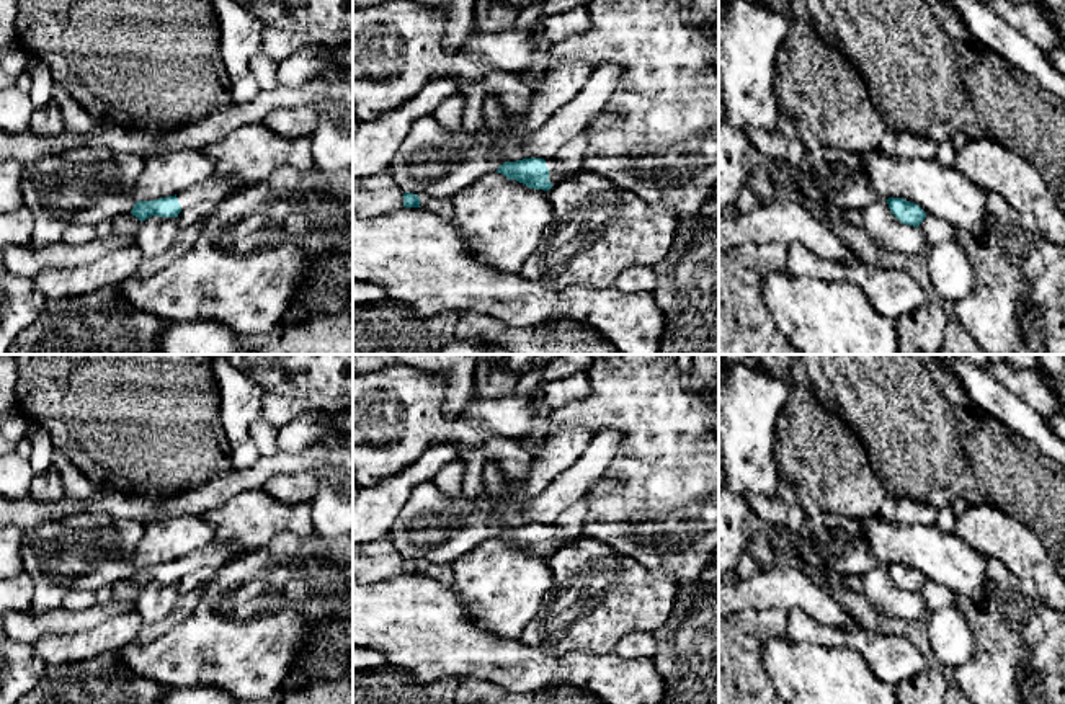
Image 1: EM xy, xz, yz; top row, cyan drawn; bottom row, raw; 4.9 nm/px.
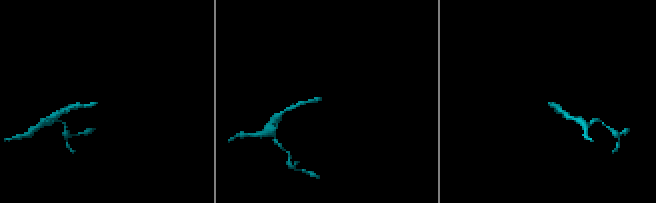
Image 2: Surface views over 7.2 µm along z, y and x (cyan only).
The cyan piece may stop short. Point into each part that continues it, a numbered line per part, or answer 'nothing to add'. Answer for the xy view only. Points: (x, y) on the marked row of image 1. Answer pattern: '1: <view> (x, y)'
1: xy (213, 190)

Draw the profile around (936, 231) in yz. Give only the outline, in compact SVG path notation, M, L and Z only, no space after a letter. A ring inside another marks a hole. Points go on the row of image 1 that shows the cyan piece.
M926 214L925 221L918 225L929 247L936 247L942 242L956 240L956 227L944 219Z

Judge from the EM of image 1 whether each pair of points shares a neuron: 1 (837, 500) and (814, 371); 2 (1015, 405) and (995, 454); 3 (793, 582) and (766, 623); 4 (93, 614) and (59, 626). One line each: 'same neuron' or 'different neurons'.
1: different neurons
2: different neurons
3: different neurons
4: same neuron

